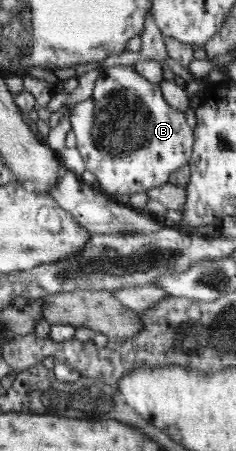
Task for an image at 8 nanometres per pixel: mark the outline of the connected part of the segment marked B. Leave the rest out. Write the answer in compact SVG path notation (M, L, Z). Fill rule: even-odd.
M115 65L105 69L96 81L90 99L71 106L69 120L85 169L96 175L106 195L116 195L122 199L130 193L150 191L164 185L172 171L182 169L182 165L191 161L195 136L184 118L184 112L168 105L163 99L160 85L148 82L133 65Z

